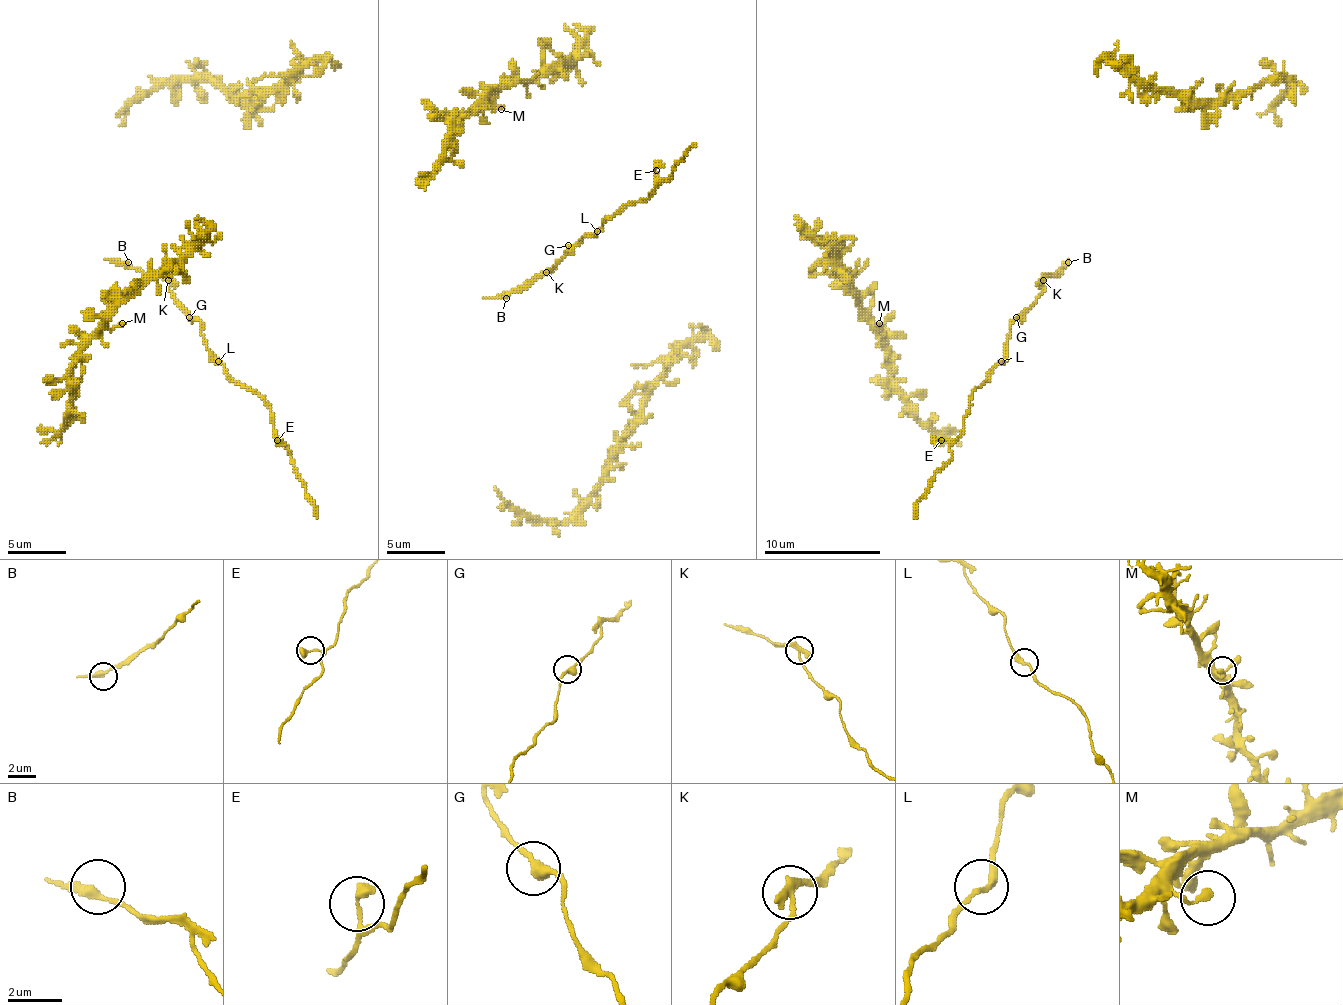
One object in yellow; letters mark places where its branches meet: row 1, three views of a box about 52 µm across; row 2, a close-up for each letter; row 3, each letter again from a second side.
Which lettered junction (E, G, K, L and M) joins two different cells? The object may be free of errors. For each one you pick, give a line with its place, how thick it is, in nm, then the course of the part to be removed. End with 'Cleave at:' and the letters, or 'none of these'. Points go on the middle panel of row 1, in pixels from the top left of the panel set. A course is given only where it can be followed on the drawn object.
K: place (546, 272); calibre 240 nm; course (547, 272), (527, 280), (506, 295), (483, 298)
Cleave at: K

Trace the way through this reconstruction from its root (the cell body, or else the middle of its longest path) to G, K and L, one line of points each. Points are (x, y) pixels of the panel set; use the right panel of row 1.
G: (1068, 262), (1054, 277), (1048, 277), (1042, 282), (1039, 297), (1016, 317)
K: (1068, 262), (1054, 277), (1042, 280)
L: (1068, 262), (1054, 277), (1045, 280), (1045, 291), (1010, 326), (1007, 355), (1001, 361)

